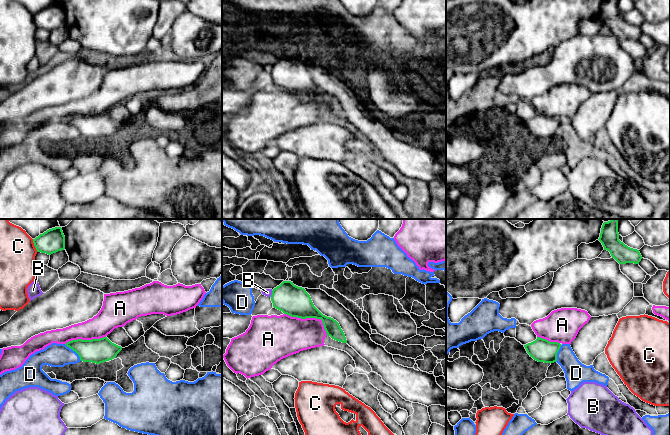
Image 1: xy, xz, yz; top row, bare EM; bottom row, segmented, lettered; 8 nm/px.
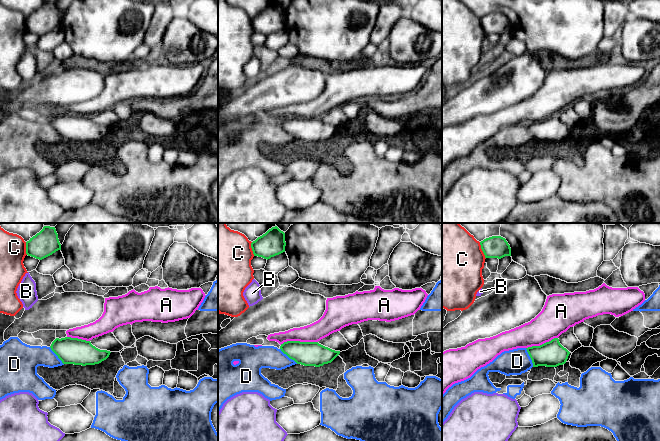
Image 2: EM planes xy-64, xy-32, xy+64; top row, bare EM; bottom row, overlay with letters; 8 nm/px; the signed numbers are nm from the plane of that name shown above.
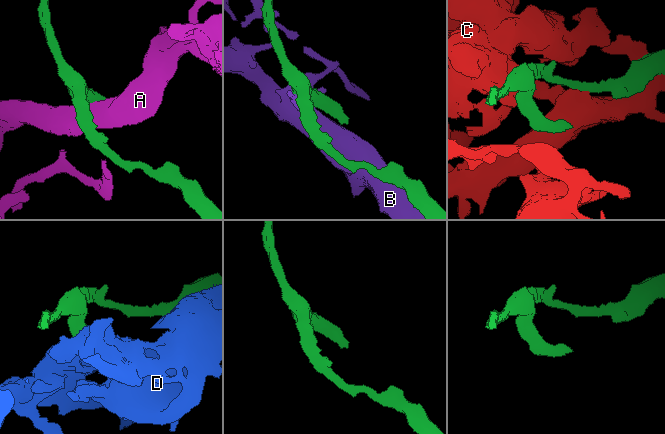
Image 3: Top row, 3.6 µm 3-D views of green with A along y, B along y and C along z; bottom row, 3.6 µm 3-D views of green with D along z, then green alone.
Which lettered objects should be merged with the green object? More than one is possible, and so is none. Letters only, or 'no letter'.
no letter

